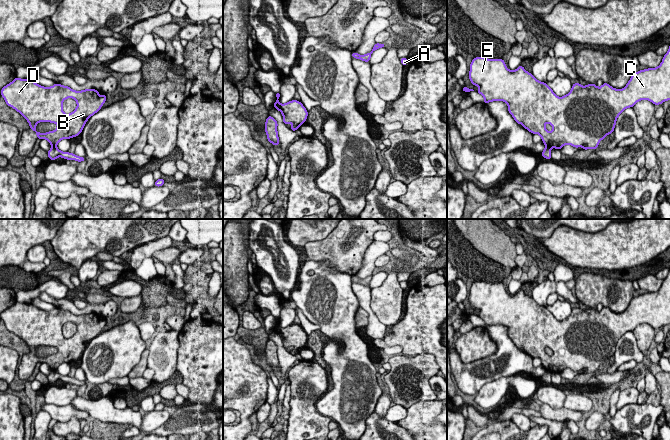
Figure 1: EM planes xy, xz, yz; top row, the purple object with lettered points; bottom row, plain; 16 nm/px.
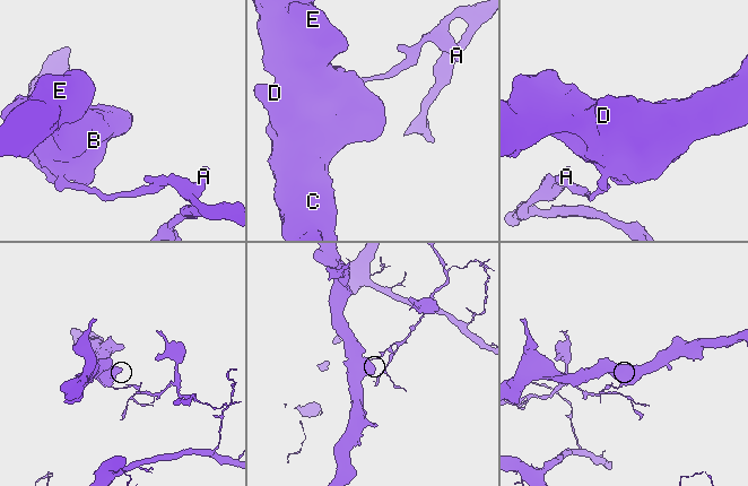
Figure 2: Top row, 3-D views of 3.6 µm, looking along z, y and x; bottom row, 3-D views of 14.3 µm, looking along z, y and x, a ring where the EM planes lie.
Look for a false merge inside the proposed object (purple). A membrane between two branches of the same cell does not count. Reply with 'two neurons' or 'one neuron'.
two neurons

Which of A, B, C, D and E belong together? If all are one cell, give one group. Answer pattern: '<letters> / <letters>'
A / B C D E

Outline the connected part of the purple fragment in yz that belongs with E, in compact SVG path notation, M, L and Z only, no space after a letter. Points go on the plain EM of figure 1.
M670 269L658 291L633 297L627 309L620 314L608 307L599 312L595 308L582 310L577 306L572 308L567 319L558 321L545 306L538 305L522 289L511 295L503 283L484 281L472 284L469 303L479 311L476 316L484 321L485 328L504 325L514 344L532 358L539 358L546 371L560 374L569 368L583 374L596 374L599 366L614 356L616 344L626 332L633 332L640 324L649 324L654 329L670 324Z

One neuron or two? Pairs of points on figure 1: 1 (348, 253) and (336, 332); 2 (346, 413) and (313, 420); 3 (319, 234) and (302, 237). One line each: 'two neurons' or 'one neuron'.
1: two neurons
2: two neurons
3: one neuron

